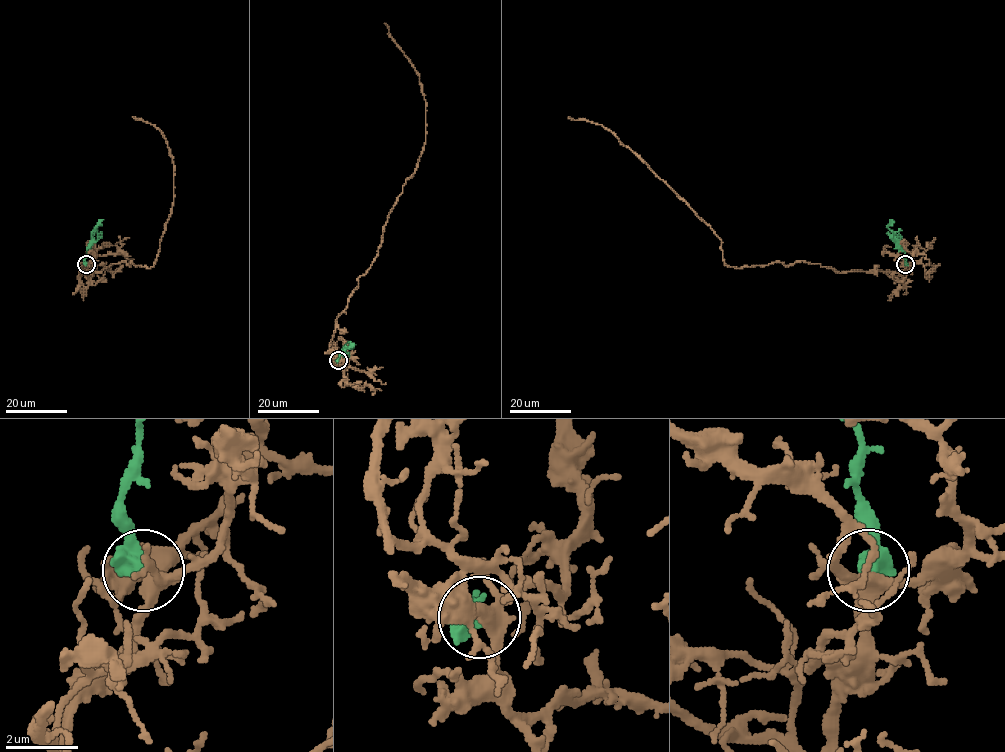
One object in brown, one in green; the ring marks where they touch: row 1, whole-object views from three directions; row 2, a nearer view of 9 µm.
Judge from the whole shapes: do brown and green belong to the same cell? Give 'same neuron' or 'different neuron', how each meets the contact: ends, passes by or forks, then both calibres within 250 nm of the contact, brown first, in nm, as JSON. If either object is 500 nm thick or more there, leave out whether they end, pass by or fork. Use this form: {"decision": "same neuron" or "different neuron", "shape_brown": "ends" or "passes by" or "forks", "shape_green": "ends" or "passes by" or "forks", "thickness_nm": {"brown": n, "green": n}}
{"decision": "same neuron", "thickness_nm": {"brown": 360, "green": 550}}

